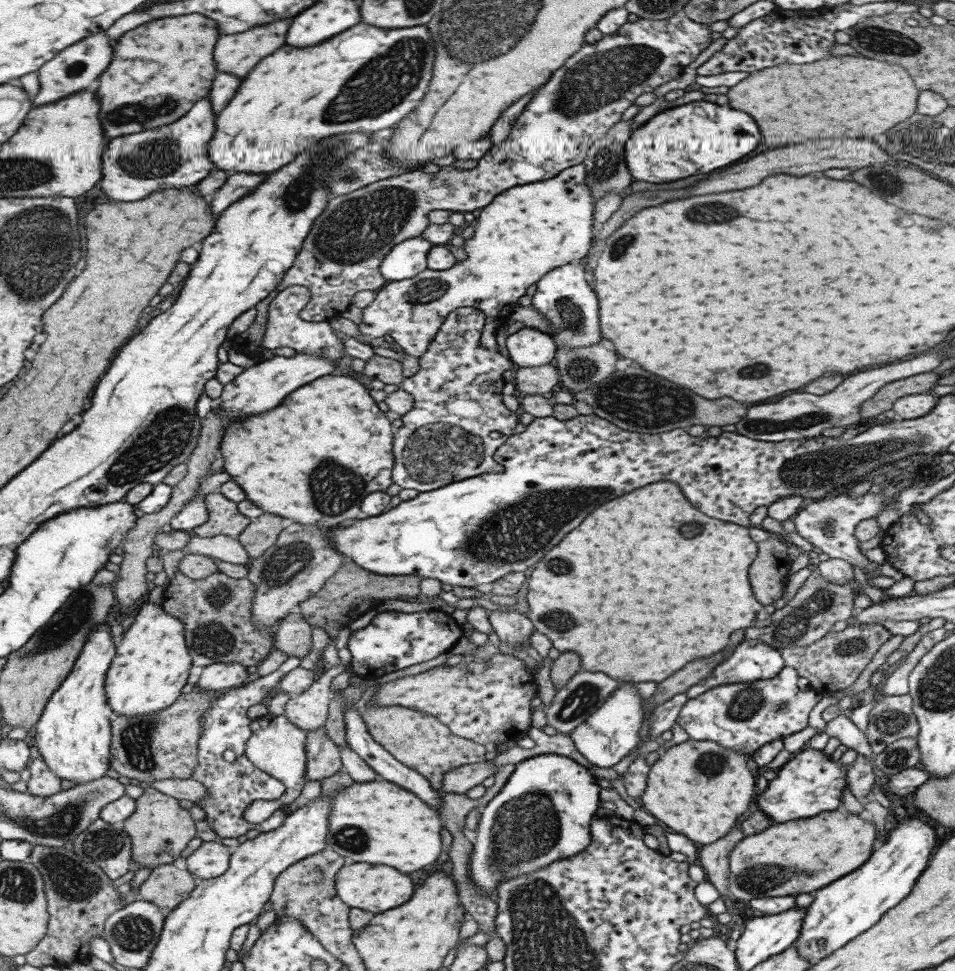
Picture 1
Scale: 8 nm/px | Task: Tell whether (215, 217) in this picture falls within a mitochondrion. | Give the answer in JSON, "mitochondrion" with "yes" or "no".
{"mitochondrion":"no"}

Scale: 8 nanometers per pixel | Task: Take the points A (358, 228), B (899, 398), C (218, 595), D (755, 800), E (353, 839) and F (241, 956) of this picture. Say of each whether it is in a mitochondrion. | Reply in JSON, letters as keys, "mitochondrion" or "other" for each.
{"A":"mitochondrion","B":"other","C":"mitochondrion","D":"other","E":"mitochondrion","F":"other"}

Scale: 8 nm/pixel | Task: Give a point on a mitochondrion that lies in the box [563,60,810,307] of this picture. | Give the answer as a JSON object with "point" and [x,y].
{"point":[710,213]}

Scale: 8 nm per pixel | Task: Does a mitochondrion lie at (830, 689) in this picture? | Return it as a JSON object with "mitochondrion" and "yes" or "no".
{"mitochondrion":"no"}

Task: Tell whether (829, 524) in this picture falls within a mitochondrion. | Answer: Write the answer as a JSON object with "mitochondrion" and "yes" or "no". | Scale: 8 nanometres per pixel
{"mitochondrion":"yes"}

